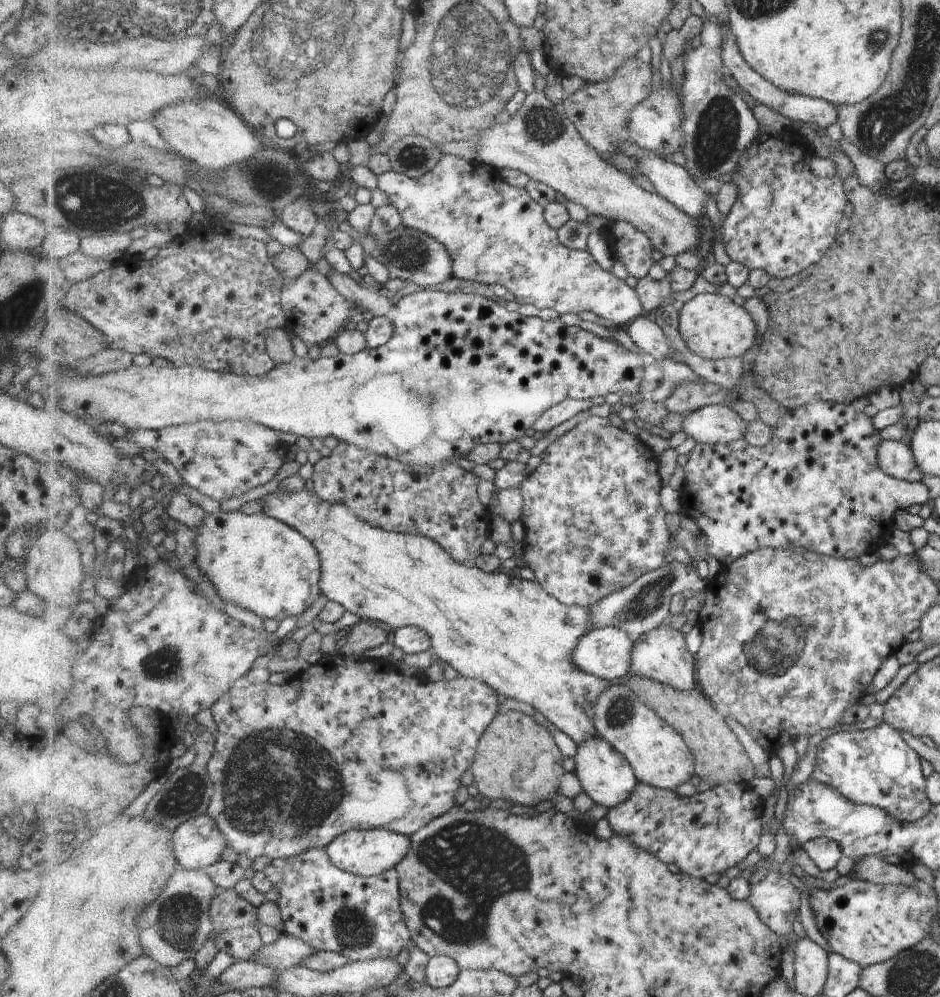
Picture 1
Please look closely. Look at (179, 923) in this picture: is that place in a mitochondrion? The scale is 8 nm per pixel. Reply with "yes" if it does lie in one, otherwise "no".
yes

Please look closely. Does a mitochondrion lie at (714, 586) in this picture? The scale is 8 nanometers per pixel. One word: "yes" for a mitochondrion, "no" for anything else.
no

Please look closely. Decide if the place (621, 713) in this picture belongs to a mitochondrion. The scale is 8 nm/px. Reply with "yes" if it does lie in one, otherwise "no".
yes

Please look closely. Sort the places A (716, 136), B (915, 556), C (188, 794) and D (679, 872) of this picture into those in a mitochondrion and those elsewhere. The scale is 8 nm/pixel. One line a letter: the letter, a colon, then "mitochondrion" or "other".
A: mitochondrion
B: other
C: mitochondrion
D: other

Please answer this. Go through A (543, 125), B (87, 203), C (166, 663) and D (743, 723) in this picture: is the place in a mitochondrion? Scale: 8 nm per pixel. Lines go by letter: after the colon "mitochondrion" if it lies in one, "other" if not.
A: mitochondrion
B: mitochondrion
C: mitochondrion
D: other

